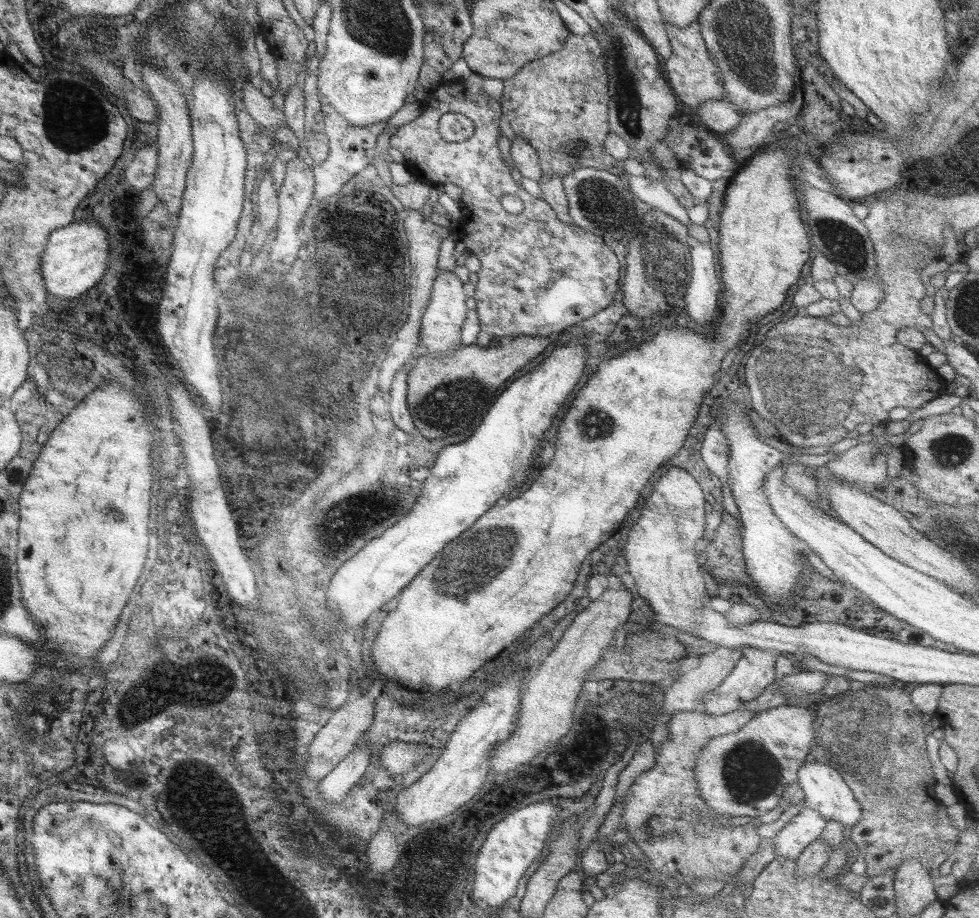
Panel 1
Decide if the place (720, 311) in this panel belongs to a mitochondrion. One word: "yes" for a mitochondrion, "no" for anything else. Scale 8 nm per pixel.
no

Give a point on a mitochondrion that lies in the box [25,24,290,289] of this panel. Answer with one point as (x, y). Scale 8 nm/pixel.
(64, 95)

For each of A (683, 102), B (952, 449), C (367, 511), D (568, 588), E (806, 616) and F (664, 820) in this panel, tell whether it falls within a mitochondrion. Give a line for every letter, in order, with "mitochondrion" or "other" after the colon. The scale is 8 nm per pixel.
A: other
B: mitochondrion
C: mitochondrion
D: other
E: other
F: mitochondrion

